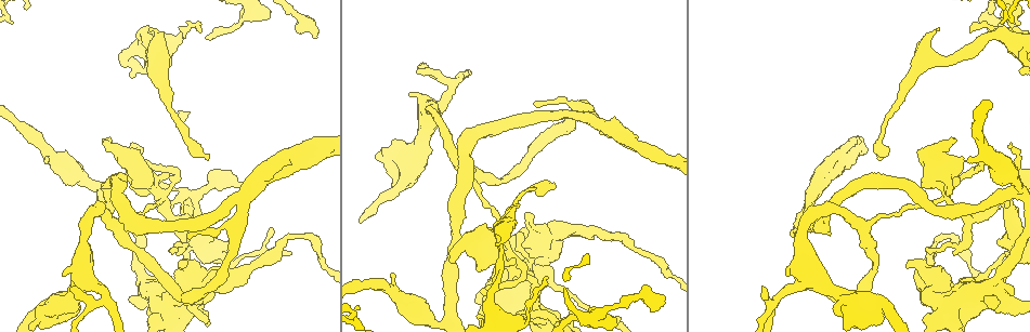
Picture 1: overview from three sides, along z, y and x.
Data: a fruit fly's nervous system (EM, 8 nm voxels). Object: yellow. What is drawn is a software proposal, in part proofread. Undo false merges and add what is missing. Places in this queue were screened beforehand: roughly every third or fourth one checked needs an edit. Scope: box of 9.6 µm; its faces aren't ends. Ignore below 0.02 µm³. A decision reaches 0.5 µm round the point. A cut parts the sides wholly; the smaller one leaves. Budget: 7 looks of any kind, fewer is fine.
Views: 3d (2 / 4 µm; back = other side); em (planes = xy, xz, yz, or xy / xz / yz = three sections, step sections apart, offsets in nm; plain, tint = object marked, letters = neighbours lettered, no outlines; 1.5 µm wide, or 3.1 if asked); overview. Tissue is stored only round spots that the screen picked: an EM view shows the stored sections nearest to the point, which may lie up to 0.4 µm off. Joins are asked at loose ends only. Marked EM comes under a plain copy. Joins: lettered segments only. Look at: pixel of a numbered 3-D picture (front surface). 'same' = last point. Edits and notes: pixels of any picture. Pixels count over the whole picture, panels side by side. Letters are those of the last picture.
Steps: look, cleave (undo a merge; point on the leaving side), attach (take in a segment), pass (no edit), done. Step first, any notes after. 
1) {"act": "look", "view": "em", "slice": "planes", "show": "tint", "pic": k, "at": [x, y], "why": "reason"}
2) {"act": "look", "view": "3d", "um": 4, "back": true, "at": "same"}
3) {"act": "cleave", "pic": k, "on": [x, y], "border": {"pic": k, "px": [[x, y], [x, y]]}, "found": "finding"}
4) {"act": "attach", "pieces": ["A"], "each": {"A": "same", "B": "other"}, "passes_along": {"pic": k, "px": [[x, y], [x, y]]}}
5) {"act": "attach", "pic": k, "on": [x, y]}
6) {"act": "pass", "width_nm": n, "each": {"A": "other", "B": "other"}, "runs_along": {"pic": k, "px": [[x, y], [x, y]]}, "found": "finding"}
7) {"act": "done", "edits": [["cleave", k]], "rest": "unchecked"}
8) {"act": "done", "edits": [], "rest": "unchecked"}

{"act": "look", "view": "em", "slice": "planes", "show": "letters", "pic": 1, "at": [410, 93]}

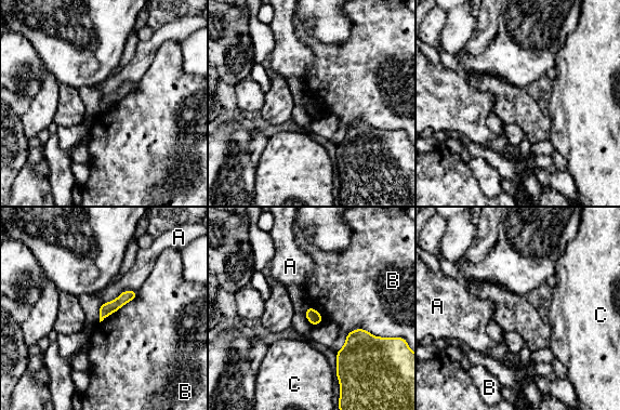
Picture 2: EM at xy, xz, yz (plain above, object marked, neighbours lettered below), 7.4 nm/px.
{"act": "pass", "each": {"A": "other", "B": "other", "C": "other"}, "runs_along": {"pic": 2, "px": [[133, 294], [124, 296], [102, 316]]}, "found": "none of them fits"}

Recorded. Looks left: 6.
{"act": "look", "view": "3d", "um": 4, "pic": 1, "at": [880, 155], "why": "long arm stops here"}

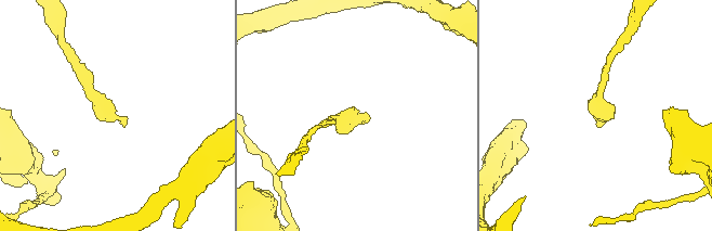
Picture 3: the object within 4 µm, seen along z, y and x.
{"act": "look", "view": "em", "slice": "xy", "step": 8, "show": "letters", "pic": 3, "at": [367, 114], "why": "need the tissue"}

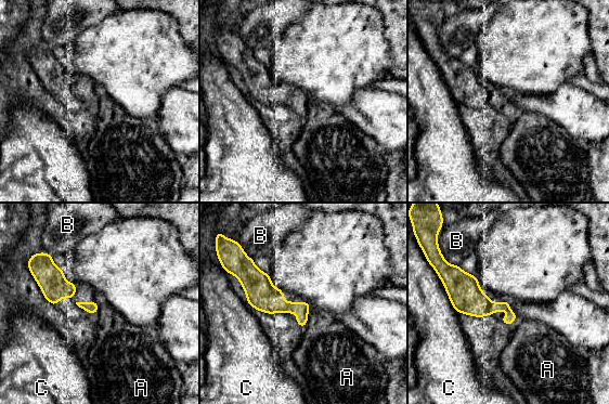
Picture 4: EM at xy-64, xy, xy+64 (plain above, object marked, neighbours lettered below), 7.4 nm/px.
{"act": "look", "view": "em", "slice": "planes", "show": "letters", "at": "same", "why": "cut it another way"}

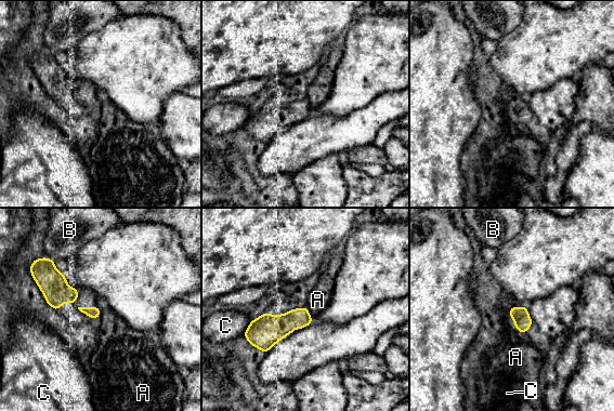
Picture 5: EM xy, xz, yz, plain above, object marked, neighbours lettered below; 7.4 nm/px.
{"act": "pass", "longest_contact_nm": ["C", 130], "each": {"A": "other", "B": "other", "C": "other"}, "border": {"pic": 5, "px": [[513, 323], [523, 333]]}, "found": "no lettered segment goes on from it"}

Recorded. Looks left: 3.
{"act": "look", "view": "em", "slice": "planes", "show": "letters", "pic": 1, "at": [943, 196], "why": "four arms meet"}

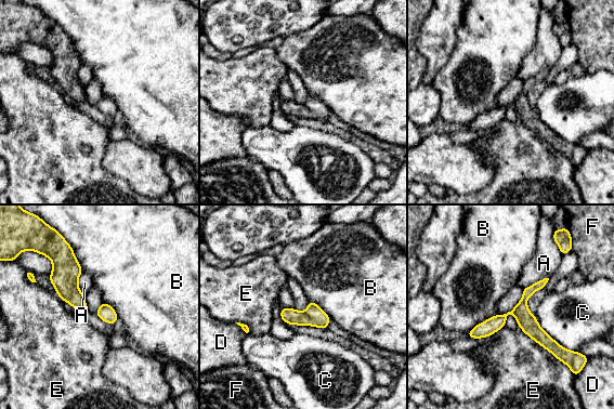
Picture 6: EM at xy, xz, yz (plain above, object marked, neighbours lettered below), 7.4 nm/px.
{"act": "cleave", "pic": 6, "on": [290, 316], "longest_contact_nm": ["E", 440], "each": {"A": "other", "B": "other", "C": "other", "D": "other", "E": "other", "F": "other"}, "border": {"pic": 6, "px": [[303, 312], [313, 325]]}, "found": "a second neuron is stuck on"}

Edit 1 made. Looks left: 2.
{"act": "done", "edits": [["cleave", 6]], "rest": "unchecked"}

